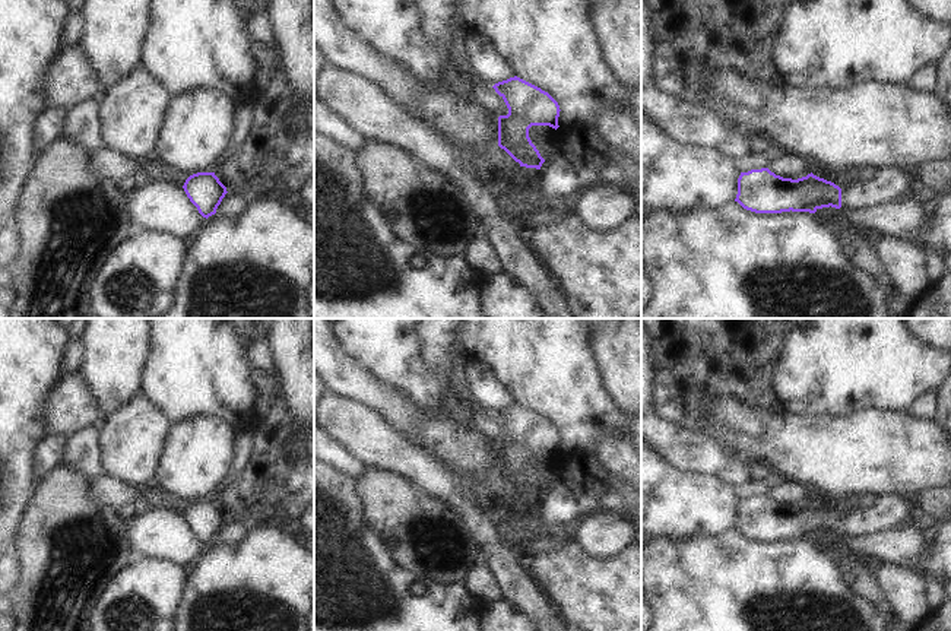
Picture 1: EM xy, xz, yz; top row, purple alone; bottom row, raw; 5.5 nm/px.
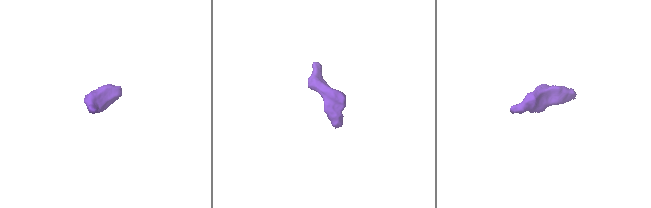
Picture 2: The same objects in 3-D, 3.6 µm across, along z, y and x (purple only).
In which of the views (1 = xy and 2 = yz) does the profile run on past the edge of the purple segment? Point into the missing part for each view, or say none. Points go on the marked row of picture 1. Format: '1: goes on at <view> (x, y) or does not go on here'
1: does not go on here
2: goes on at yz (890, 183)

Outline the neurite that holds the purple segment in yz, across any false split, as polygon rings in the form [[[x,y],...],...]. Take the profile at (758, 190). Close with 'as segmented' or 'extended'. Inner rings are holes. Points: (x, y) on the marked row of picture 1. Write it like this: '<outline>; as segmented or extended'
[[[895,167],[879,168],[874,178],[863,184],[849,183],[840,188],[812,172],[792,180],[776,175],[768,168],[741,172],[738,202],[755,213],[809,212],[822,207],[866,209],[875,204],[910,197],[920,187],[912,169]]]; extended

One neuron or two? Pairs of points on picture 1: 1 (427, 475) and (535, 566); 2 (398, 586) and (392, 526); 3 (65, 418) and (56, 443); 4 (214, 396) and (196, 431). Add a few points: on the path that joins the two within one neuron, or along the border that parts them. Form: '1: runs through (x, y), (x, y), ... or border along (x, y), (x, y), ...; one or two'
1: border along (523, 560), (526, 568); two
2: border along (374, 532), (399, 566), (424, 577); two
3: border along (47, 434), (63, 434), (66, 437); two
4: border along (170, 422), (209, 415), (221, 418), (234, 430); two

